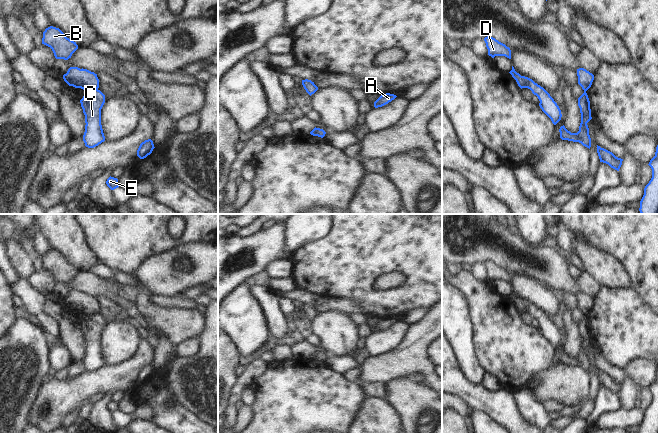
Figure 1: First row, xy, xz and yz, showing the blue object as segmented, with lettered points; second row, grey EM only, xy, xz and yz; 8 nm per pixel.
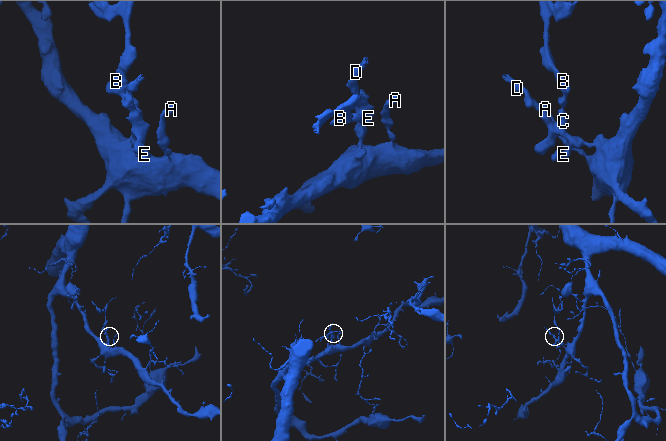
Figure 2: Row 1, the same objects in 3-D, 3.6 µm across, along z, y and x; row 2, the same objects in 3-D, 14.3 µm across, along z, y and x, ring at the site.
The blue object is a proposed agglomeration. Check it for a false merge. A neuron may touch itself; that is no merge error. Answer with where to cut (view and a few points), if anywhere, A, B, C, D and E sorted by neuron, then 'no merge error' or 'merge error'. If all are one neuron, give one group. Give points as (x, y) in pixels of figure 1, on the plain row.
cut in xy along (97, 312), (86, 316); A C D E / B; merge error

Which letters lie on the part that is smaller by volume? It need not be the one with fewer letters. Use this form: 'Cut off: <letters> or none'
Cut off: B

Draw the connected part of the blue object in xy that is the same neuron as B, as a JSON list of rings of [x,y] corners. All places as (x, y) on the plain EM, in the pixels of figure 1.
[[[50,250],[43,256],[42,268],[50,271],[56,283],[68,284],[78,273],[76,266],[70,264],[56,251]]]

